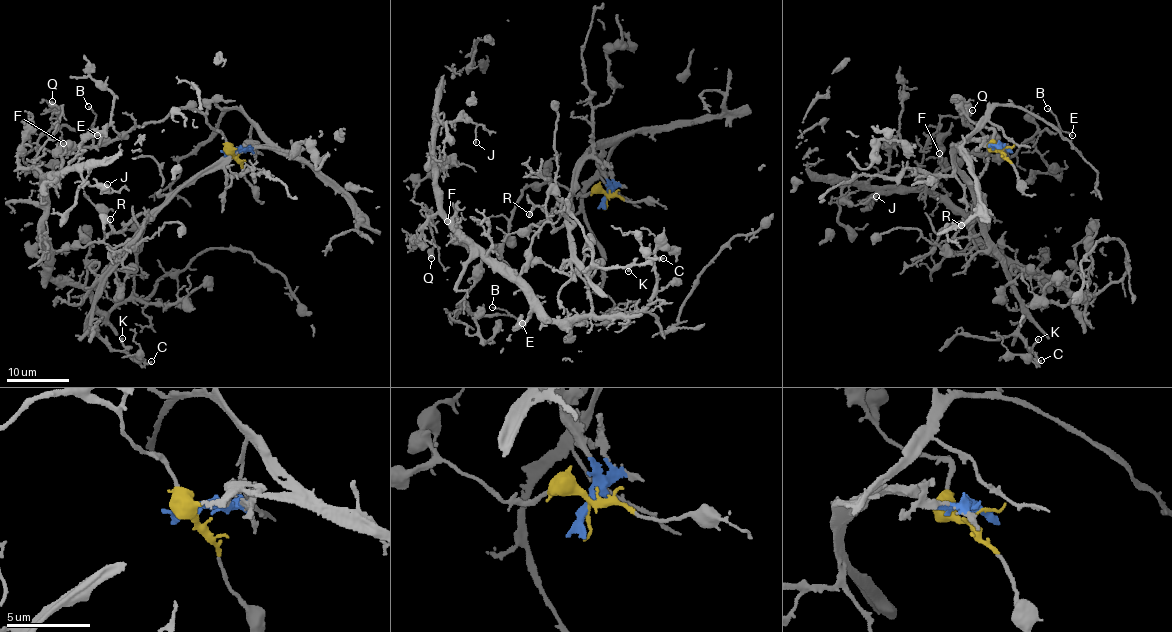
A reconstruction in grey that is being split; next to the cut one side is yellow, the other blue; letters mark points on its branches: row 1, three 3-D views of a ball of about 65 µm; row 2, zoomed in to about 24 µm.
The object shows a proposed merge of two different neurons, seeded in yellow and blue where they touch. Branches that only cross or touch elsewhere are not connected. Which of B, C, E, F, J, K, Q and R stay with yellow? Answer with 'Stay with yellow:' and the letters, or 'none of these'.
Stay with yellow: B, E, F, J, Q

